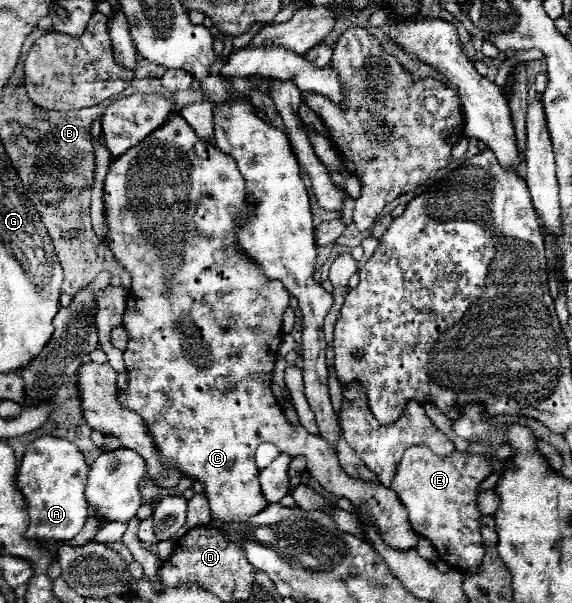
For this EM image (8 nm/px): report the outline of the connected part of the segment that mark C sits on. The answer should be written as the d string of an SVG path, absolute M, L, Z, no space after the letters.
M174 111L174 115L168 119L168 123L164 123L164 127L158 127L156 131L152 131L152 135L148 135L148 139L140 141L136 147L128 149L124 155L120 155L112 161L106 181L104 181L104 207L106 207L106 225L108 225L108 247L114 253L114 257L122 263L122 267L128 269L132 275L132 287L130 287L132 293L128 295L128 305L126 305L126 313L124 313L124 329L128 333L128 347L124 349L128 387L124 391L116 391L116 399L122 407L142 415L142 419L148 427L148 433L156 439L156 449L160 451L160 461L164 463L164 467L176 467L182 475L192 477L204 485L204 495L210 503L212 519L248 521L252 515L260 513L268 505L262 495L260 483L258 483L258 467L254 461L254 453L260 443L272 443L282 453L288 453L292 457L302 455L308 461L310 475L328 493L332 493L336 497L348 497L352 503L358 503L362 509L362 517L368 521L376 521L376 525L382 531L384 541L390 547L396 547L396 549L414 547L418 543L418 535L412 531L412 525L408 523L406 507L400 503L400 499L396 499L396 493L380 483L348 477L338 463L336 451L322 437L310 435L304 427L292 427L286 421L280 403L272 395L272 369L276 363L278 345L282 341L282 333L280 333L282 331L282 315L288 307L290 295L288 295L288 289L280 281L266 279L262 267L256 261L248 259L248 255L244 255L244 251L238 247L236 235L238 235L240 227L246 223L246 215L252 209L252 205L246 201L246 185L244 185L244 179L236 167L236 161L230 155L216 149L212 143L200 139L194 133L194 129L186 123L186 119L178 111Z

